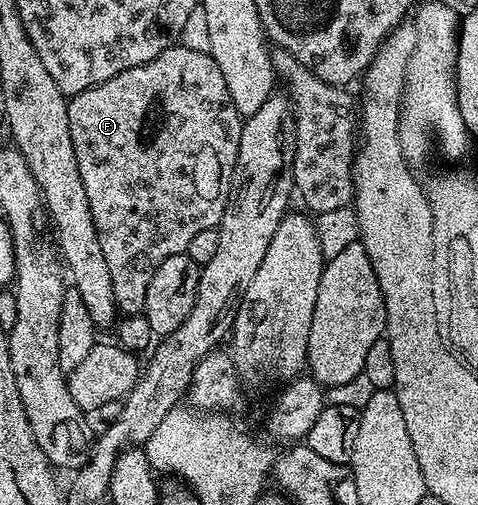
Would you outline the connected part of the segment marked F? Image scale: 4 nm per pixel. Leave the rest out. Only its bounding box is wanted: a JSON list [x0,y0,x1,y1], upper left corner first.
[68,46,243,316]

